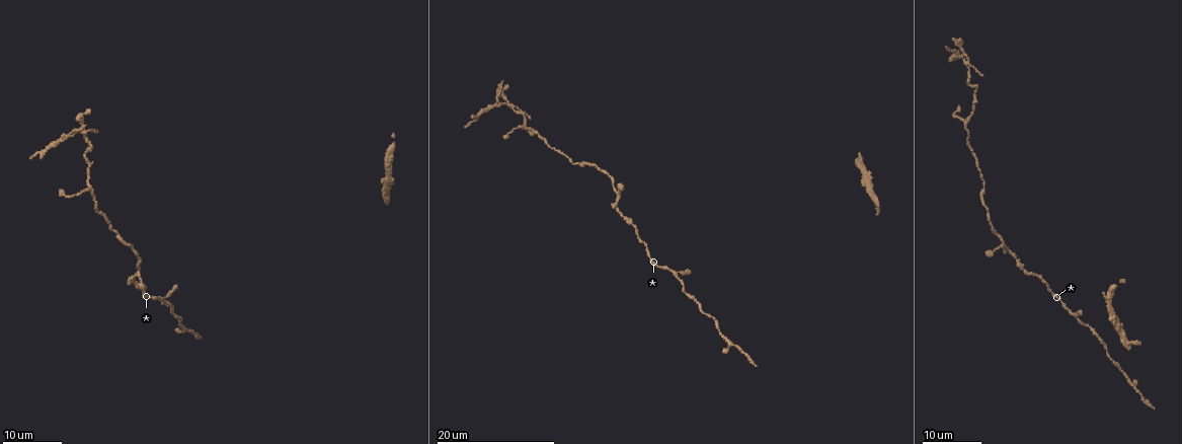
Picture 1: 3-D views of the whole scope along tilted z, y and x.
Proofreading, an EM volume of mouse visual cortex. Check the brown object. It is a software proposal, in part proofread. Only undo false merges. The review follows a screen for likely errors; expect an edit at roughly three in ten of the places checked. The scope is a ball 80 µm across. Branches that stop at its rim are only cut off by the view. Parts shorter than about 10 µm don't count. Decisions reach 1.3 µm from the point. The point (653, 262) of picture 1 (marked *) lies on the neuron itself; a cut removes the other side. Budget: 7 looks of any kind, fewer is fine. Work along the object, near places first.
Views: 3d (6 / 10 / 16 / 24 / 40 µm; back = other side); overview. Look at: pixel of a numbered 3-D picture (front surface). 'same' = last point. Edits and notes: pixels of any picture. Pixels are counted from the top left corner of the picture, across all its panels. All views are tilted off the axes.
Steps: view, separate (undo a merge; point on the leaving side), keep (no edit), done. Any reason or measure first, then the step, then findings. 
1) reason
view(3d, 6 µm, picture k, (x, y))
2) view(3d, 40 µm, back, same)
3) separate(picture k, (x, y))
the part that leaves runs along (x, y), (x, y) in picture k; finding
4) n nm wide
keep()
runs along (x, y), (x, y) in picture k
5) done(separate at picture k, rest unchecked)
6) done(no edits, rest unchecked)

three-way junction
view(3d, 24 µm, picture 1, (161, 297))

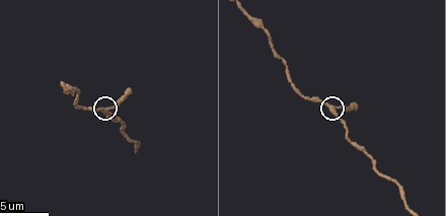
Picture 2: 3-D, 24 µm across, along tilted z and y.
view(3d, 10 µm, picture 2, (333, 109))

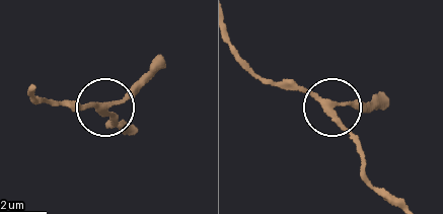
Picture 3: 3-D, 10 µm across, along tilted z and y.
side arm 24 µm
keep()
runs along (249, 64), (268, 80), (297, 82), (323, 99), (361, 155) in picture 3; all the same neuron

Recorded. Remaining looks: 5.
calibre changes
view(3d, 10 µm, picture 2, (364, 154))

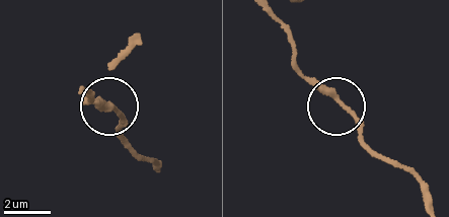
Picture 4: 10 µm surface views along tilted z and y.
keep()
all the same neuron

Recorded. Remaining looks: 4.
thick turns thin
view(3d, 16 µm, picture 2, (248, 16))

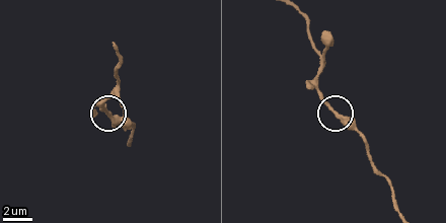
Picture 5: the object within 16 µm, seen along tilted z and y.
view(3d, 6 µm, picture 5, (109, 113))

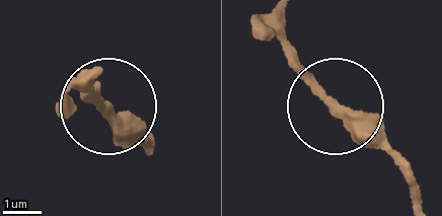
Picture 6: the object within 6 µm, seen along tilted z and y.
290 nm wide
keep()
runs along (148, 144), (79, 81) in picture 6; one neuron here

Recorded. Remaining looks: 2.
four-way junction
view(3d, 16 µm, picture 1, (967, 60))

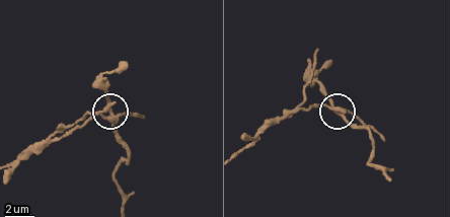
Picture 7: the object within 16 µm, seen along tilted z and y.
view(3d, 6 µm, picture 7, (110, 117))

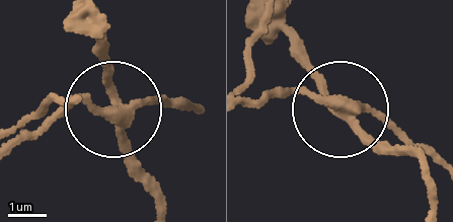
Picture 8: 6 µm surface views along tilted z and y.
separate(picture 8, (161, 97))
the part that leaves runs along (346, 110), (296, 91), (247, 101) in picture 8; a second neuron is stuck on

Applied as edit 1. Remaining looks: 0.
done(separate at picture 8, rest unchecked)

